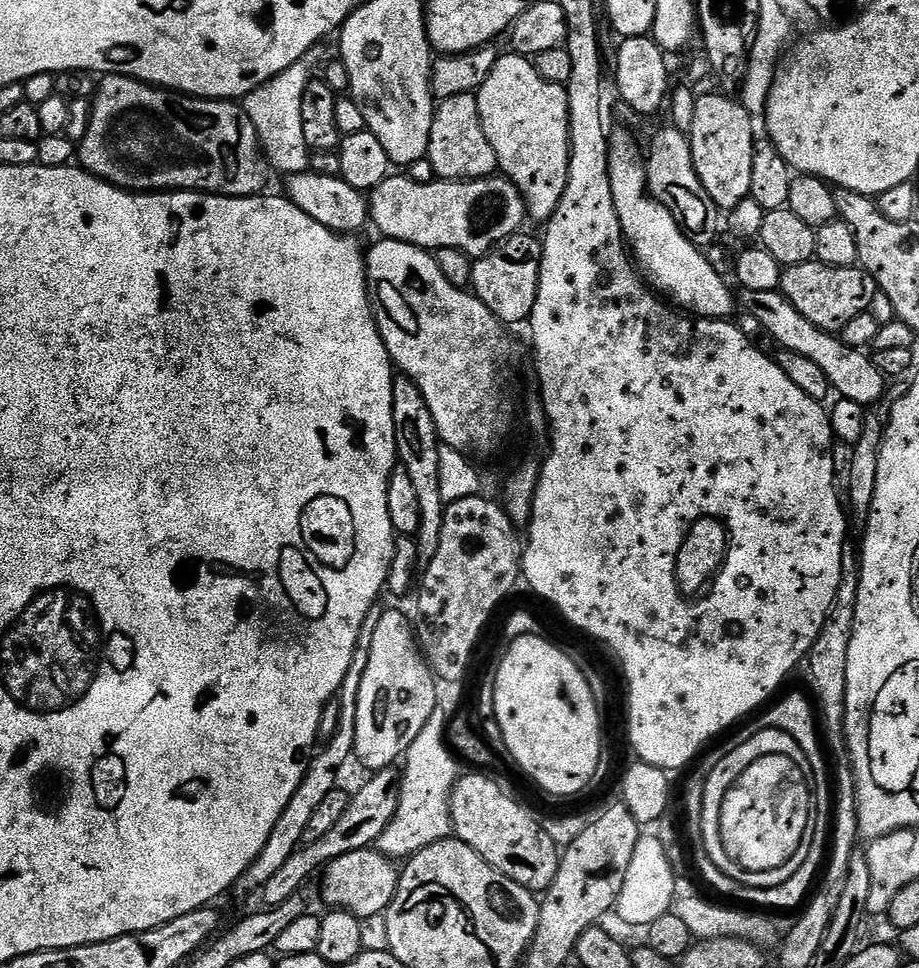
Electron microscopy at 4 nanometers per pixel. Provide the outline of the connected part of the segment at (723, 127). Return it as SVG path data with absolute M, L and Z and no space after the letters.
M716 92L697 95L694 122L687 138L701 185L720 210L731 210L752 195L750 178L754 175L754 150L758 137L752 133L753 113L747 112L739 99Z

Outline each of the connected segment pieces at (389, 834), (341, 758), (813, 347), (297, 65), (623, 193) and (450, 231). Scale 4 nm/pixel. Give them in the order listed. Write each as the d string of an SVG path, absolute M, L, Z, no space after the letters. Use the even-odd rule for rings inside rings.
M445 680L437 683L437 705L434 706L434 712L403 757L398 810L378 841L378 851L393 861L400 862L405 858L411 858L426 846L453 835L452 787L458 779L458 760L446 743L446 729L448 721L461 707L460 699L464 696L464 687L463 683L455 684Z
M379 607L371 608L360 631L360 637L354 650L354 658L350 662L350 670L346 674L338 693L340 701L338 730L334 730L334 738L326 741L323 745L324 749L321 747L309 759L306 774L302 778L298 790L294 790L294 798L290 798L290 802L286 802L286 810L282 810L282 818L278 818L278 822L274 822L274 830L270 830L270 838L266 838L266 846L262 846L262 854L258 854L255 862L236 879L234 892L240 896L248 896L251 892L259 893L263 890L266 882L270 882L272 875L290 859L290 854L294 854L297 848L305 843L304 835L306 834L306 826L310 826L310 817L318 811L318 806L326 799L326 794L330 794L330 790L338 787L339 780L336 779L339 778L340 771L347 766L348 759L350 761L353 759L359 687L362 686L362 678L366 672L367 663L370 662L371 643L374 639L374 630L378 627L380 613Z
M741 291L738 304L739 307L741 304L780 343L781 349L802 354L810 358L810 362L815 362L821 368L822 374L826 374L831 391L837 397L865 406L876 406L879 402L880 395L884 392L886 378L874 366L871 355L867 351L846 346L839 335L824 332L818 326L814 326L814 322L802 318L802 314L798 314L796 307L784 297L783 292Z
M323 43L315 44L302 59L294 62L294 66L282 70L282 74L270 78L270 82L258 86L258 90L251 92L242 101L244 113L250 122L254 122L254 130L269 165L283 174L306 172L310 168L310 149L306 146L306 137L302 131L302 96L306 94L306 88L317 75L318 69L329 59L324 47Z
M613 131L608 138L608 161L610 190L614 190L614 210L618 210L624 238L635 263L645 273L648 271L652 275L651 283L685 313L696 318L731 317L734 292L732 296L719 270L700 253L703 251L680 227L674 213L648 192L645 149L642 146L640 149L639 142L630 133Z
M407 174L396 175L388 175L370 193L370 220L376 223L381 237L425 250L456 248L469 258L479 258L525 227L522 194L503 174L485 176L483 180L437 178L428 184L414 182Z

